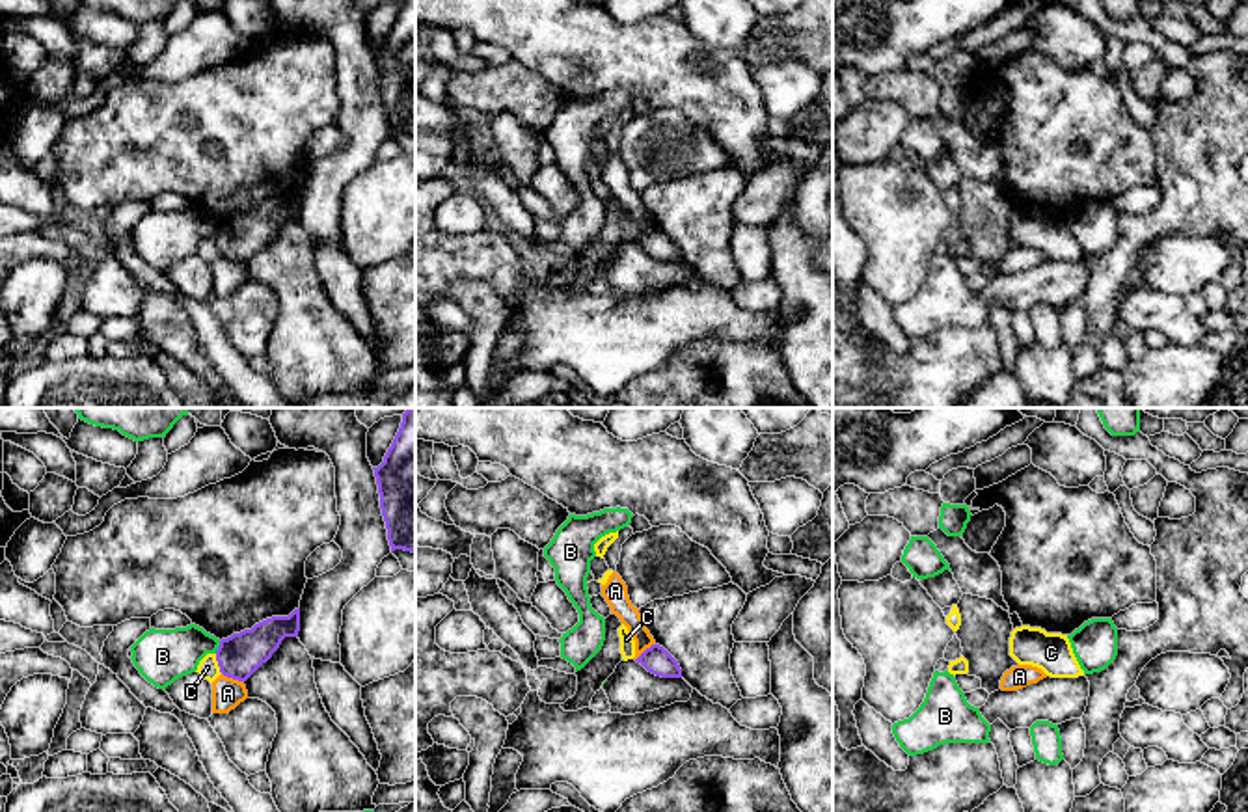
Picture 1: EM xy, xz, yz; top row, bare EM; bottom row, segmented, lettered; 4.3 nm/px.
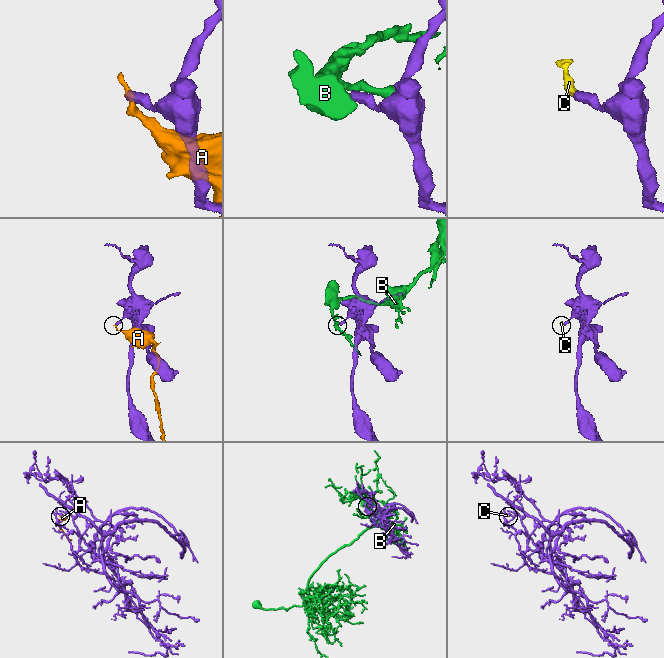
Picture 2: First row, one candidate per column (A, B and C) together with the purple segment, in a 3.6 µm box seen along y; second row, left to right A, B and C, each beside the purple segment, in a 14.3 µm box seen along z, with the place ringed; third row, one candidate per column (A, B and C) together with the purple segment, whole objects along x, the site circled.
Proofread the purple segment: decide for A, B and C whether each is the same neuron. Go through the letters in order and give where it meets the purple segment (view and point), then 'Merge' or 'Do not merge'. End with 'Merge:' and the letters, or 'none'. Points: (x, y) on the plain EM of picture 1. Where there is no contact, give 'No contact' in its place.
A: Touches purple at xy (233, 261). Do not merge
B: Touches purple at xy (218, 230). Do not merge
C: Touches purple at xy (218, 246). Do not merge
Merge: none

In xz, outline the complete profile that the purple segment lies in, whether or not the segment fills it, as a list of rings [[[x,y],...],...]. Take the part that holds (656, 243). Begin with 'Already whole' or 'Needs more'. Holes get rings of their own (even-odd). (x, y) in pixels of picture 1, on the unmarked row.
Already whole. [[[659,227],[646,231],[635,244],[656,259],[682,261],[678,244]]]

